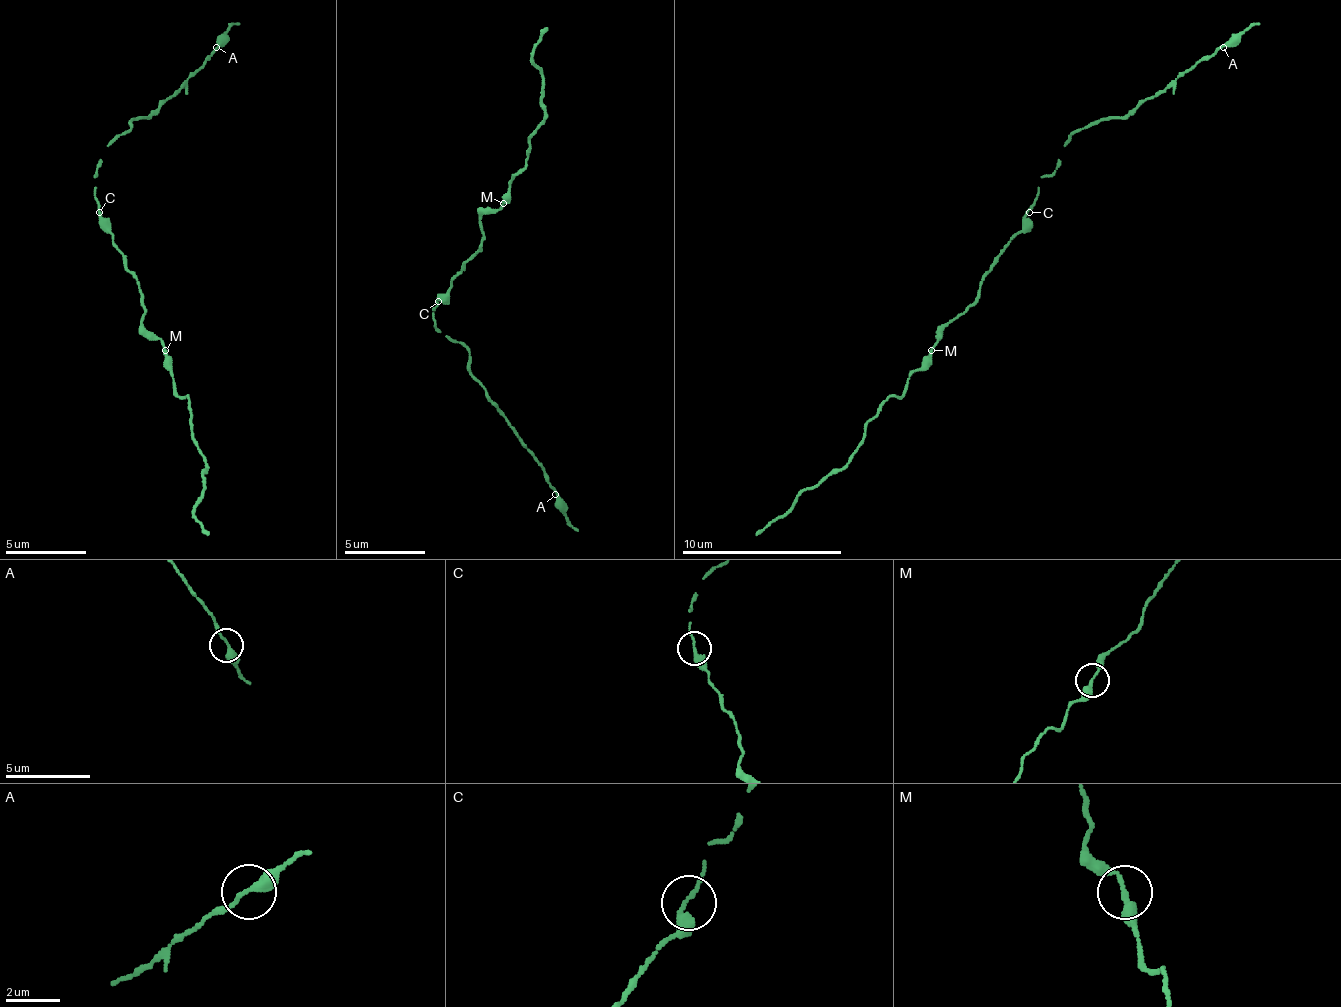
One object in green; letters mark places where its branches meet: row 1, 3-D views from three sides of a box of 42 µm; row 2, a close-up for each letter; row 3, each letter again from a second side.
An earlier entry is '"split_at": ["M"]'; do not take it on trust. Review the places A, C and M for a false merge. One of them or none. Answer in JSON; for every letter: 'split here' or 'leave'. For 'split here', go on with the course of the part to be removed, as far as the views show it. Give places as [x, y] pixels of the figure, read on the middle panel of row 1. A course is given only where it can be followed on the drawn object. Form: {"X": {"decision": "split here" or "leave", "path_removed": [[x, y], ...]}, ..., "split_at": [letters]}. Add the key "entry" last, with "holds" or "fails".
{"A": {"decision": "leave"}, "C": {"decision": "leave"}, "M": {"decision": "leave"}, "split_at": [], "entry": "fails"}

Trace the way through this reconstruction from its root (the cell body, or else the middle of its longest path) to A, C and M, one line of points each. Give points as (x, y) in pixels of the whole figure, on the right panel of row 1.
A: (1005, 252), (1037, 196), (1041, 176), (1057, 168), (1069, 135), (1154, 99), (1223, 47)
C: (1005, 252), (1021, 228), (1021, 220), (1029, 212)
M: (1005, 252), (985, 276), (981, 293), (940, 333), (940, 341), (932, 349)

